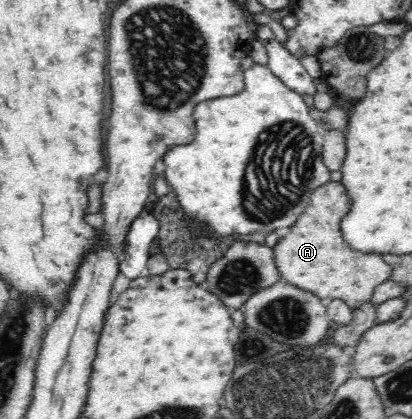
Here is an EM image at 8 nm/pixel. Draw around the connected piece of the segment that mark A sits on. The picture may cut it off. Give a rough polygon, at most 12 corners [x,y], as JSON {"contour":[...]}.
{"contour":[[340,182],[310,195],[274,246],[288,284],[351,309],[390,279],[378,254],[348,248]]}

